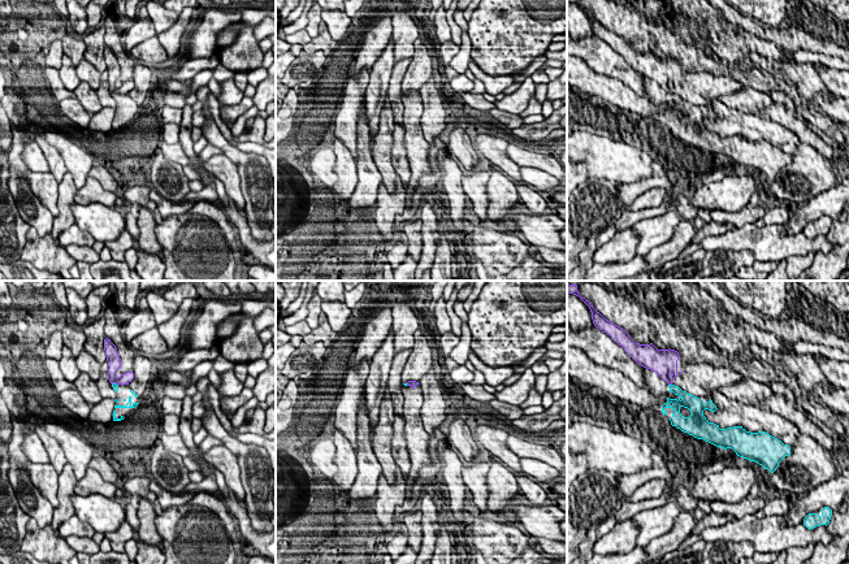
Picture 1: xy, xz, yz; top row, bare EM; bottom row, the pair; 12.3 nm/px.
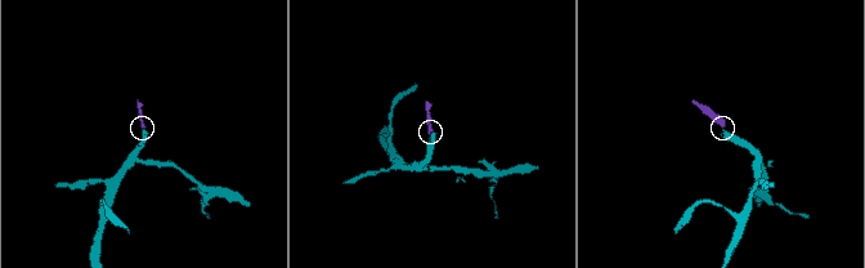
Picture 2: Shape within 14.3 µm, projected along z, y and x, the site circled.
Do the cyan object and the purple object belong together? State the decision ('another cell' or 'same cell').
another cell

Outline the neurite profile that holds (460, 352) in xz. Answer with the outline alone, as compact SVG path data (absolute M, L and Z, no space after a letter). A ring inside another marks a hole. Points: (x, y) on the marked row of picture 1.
M462 322L462 335L459 343L450 352L450 357L458 364L464 365L471 353L472 335L468 324Z

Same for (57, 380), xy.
M46 357L44 360L46 368L48 373L51 374L51 383L53 387L61 392L64 390L74 390L75 385L74 382L69 382L61 373L60 365L57 360Z

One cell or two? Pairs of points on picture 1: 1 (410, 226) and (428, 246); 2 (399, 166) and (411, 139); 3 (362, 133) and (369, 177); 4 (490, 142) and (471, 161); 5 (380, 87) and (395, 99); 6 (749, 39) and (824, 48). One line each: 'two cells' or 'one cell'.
1: two cells
2: two cells
3: one cell
4: two cells
5: two cells
6: two cells

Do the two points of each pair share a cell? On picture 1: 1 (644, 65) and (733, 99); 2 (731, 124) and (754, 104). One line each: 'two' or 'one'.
1: two
2: two

